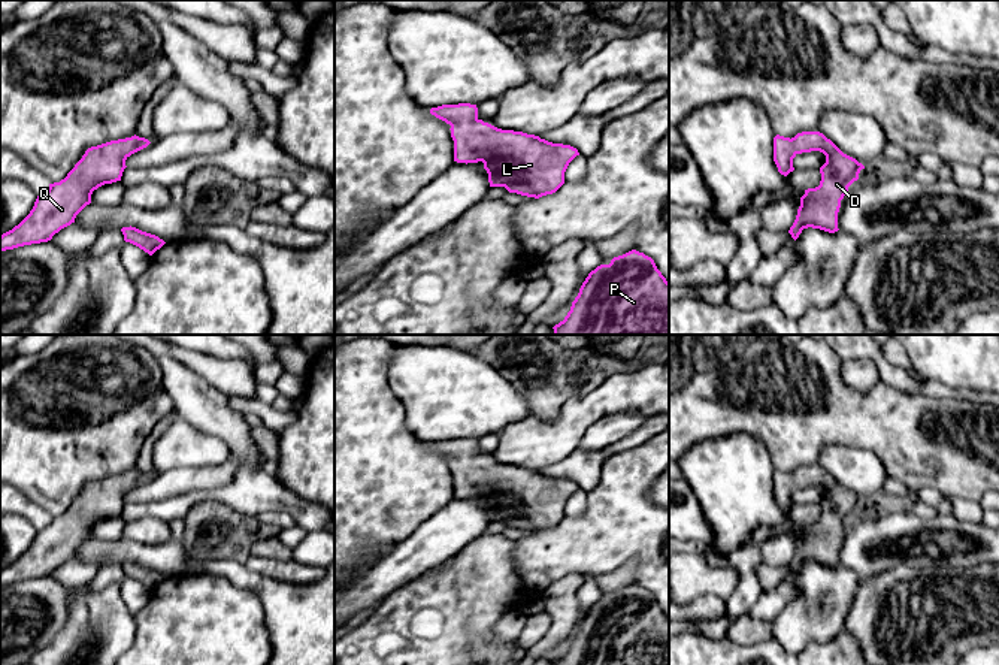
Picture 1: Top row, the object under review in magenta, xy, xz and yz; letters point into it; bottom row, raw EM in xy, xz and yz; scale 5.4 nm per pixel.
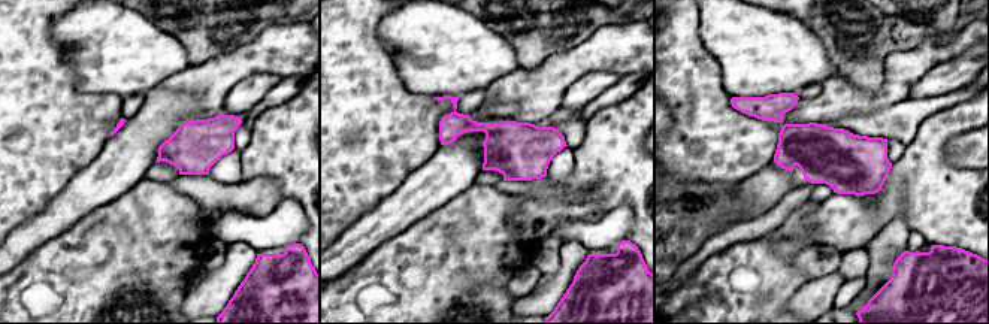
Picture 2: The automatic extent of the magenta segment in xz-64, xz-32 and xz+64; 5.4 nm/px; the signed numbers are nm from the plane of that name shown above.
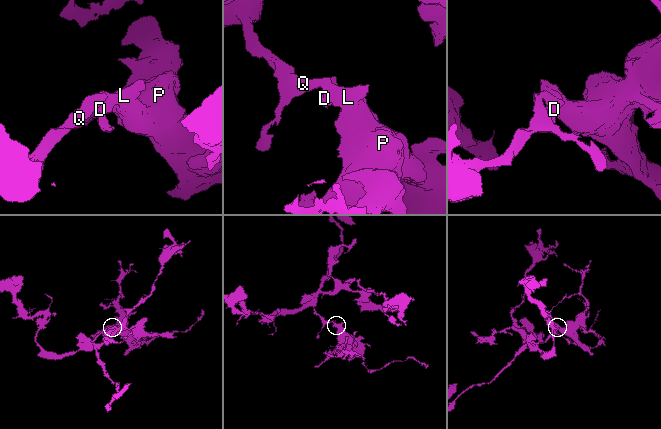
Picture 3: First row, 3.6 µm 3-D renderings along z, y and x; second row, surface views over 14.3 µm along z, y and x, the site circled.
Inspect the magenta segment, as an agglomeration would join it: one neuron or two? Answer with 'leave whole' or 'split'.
leave whole

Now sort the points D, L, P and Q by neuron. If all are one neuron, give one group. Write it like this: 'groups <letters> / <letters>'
groups D L P Q

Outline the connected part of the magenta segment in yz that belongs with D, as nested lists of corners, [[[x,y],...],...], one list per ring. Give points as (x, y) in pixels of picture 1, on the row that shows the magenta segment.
[[[802,132],[794,137],[774,137],[774,161],[778,172],[787,176],[794,170],[793,158],[802,152],[820,151],[826,163],[820,167],[821,181],[815,188],[805,190],[796,220],[788,233],[796,241],[803,229],[812,227],[829,233],[838,232],[838,212],[848,187],[859,179],[865,166],[844,154],[820,132]]]

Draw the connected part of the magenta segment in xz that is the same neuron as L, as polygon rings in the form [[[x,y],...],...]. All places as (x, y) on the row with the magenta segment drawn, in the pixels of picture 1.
[[[458,103],[432,108],[430,114],[451,126],[454,161],[484,163],[490,187],[505,187],[509,193],[539,199],[555,193],[564,184],[569,163],[579,155],[570,145],[553,143],[535,134],[502,130],[478,118],[476,105]]]

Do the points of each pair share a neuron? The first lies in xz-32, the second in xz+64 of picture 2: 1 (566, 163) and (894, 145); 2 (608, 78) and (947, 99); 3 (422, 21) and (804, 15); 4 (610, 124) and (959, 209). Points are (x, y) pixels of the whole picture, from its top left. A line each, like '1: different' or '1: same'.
1: same
2: different
3: different
4: same

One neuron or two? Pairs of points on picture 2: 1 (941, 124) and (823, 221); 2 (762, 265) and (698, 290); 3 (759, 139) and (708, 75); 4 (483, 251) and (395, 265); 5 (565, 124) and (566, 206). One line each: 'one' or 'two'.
1: one
2: one
3: one
4: one
5: two

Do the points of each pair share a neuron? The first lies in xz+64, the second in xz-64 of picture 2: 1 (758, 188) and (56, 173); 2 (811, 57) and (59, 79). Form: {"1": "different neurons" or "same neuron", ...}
{"1": "different neurons", "2": "different neurons"}

